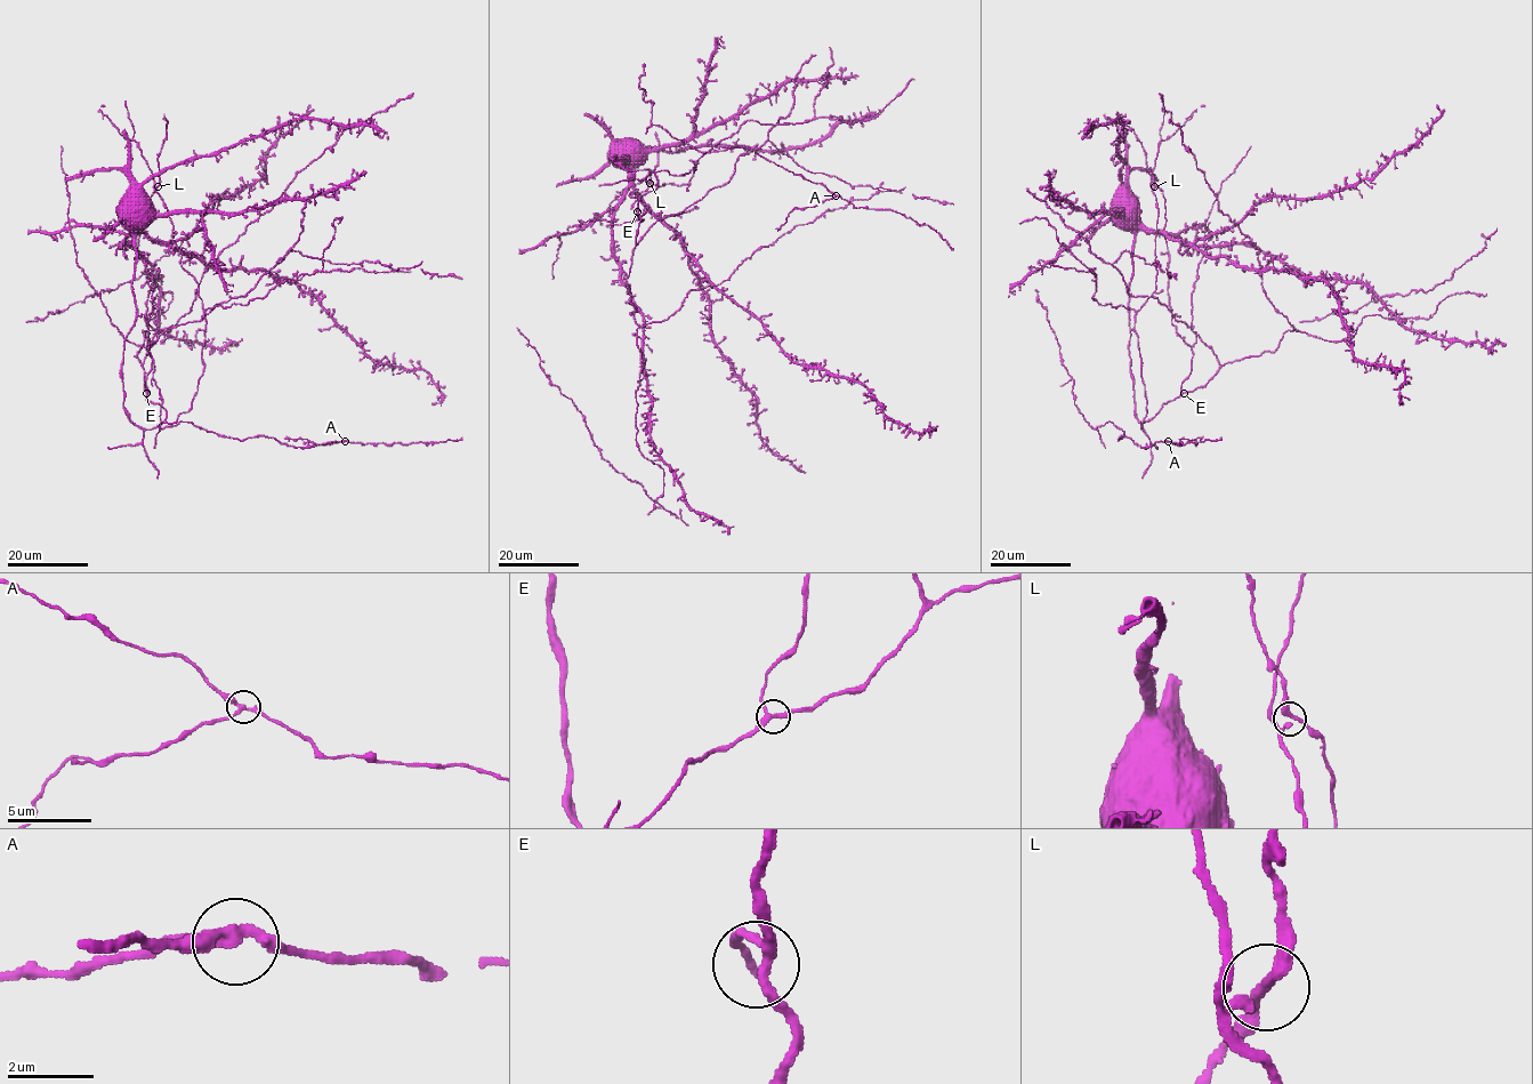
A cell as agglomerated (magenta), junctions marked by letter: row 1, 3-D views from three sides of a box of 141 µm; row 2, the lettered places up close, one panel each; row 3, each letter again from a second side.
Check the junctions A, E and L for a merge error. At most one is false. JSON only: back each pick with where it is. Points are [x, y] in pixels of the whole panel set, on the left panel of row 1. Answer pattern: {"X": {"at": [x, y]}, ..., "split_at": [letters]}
{"A": {"at": [345, 441]}, "split_at": ["A"]}

